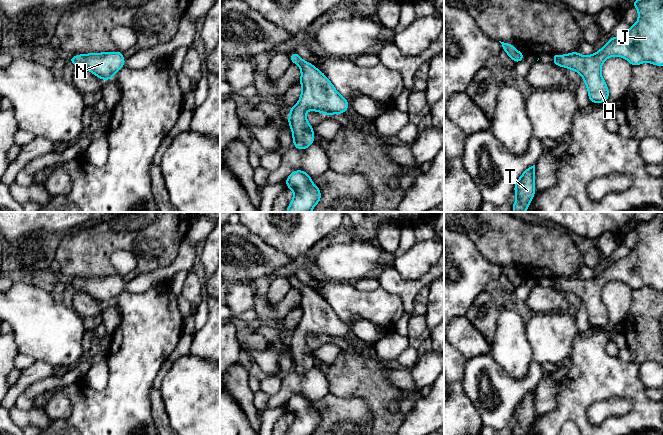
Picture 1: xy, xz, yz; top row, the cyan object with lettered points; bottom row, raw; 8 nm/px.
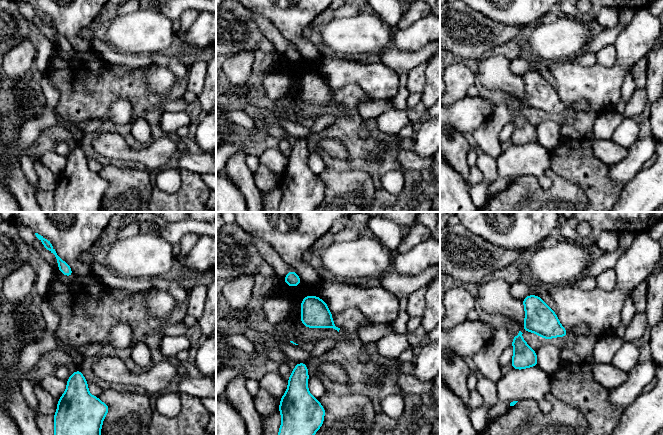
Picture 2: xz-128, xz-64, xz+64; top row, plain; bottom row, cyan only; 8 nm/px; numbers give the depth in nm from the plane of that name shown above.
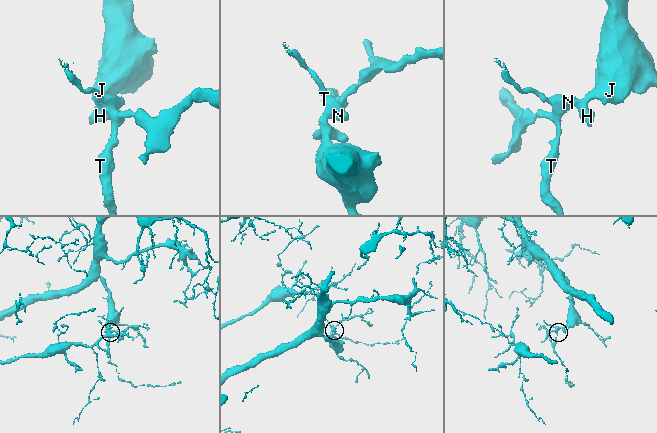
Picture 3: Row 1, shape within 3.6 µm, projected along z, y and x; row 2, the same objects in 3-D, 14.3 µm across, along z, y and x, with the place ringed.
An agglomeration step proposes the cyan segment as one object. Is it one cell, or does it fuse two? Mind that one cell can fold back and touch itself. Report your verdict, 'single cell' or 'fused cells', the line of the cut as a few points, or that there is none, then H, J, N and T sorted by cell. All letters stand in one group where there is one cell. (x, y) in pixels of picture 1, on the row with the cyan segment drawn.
single cell; no cut; H J N T

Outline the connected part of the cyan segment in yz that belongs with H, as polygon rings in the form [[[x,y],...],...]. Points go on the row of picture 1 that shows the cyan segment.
[[[635,0],[632,5],[638,10],[637,23],[631,25],[625,34],[611,37],[598,52],[589,56],[583,56],[577,51],[563,56],[552,54],[554,65],[575,70],[582,76],[588,89],[589,102],[603,103],[609,98],[607,84],[601,76],[602,64],[609,57],[620,56],[633,67],[644,62],[663,66],[663,0]]]

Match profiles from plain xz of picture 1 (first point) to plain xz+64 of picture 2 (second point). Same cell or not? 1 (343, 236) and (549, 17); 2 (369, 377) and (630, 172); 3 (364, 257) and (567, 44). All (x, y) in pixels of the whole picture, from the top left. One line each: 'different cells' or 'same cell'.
1: same cell
2: different cells
3: same cell

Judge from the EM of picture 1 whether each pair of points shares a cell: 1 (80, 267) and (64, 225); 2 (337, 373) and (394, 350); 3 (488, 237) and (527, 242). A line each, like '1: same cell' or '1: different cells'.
1: different cells
2: different cells
3: same cell

